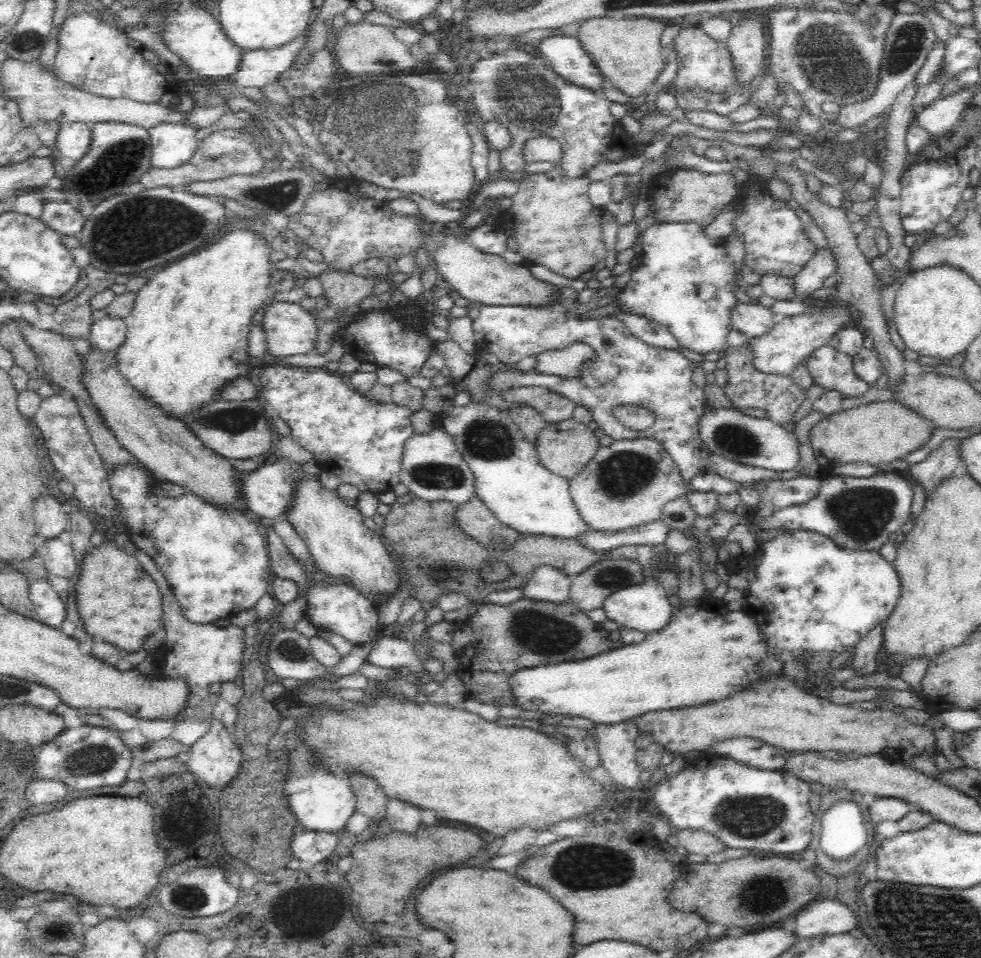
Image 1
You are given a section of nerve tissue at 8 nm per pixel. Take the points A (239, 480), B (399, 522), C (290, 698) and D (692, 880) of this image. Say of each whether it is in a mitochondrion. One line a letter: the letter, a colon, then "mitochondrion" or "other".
A: other
B: other
C: other
D: other

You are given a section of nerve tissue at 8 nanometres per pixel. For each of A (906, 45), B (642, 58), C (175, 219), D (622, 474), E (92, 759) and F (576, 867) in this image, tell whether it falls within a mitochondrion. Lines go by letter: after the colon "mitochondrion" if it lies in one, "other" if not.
A: mitochondrion
B: other
C: mitochondrion
D: mitochondrion
E: mitochondrion
F: mitochondrion

